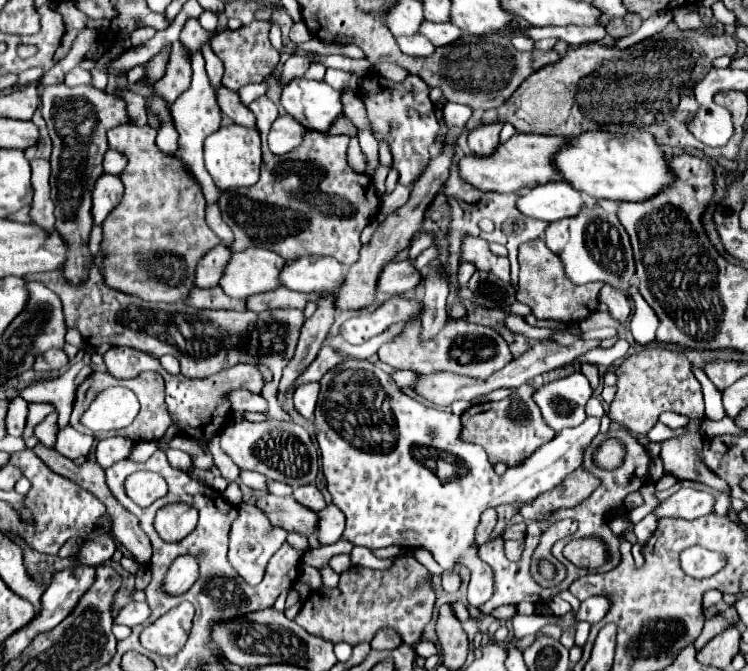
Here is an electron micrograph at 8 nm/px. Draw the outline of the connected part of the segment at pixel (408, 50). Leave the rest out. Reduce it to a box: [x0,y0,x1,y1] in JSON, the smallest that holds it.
[396,35,434,57]

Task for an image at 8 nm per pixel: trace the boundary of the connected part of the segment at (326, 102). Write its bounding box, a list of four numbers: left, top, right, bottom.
[282,79,342,131]

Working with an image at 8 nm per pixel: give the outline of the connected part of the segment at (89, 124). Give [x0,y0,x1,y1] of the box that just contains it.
[42,83,128,287]

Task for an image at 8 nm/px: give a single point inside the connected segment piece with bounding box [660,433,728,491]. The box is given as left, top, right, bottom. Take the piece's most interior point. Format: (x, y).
(681, 456)

